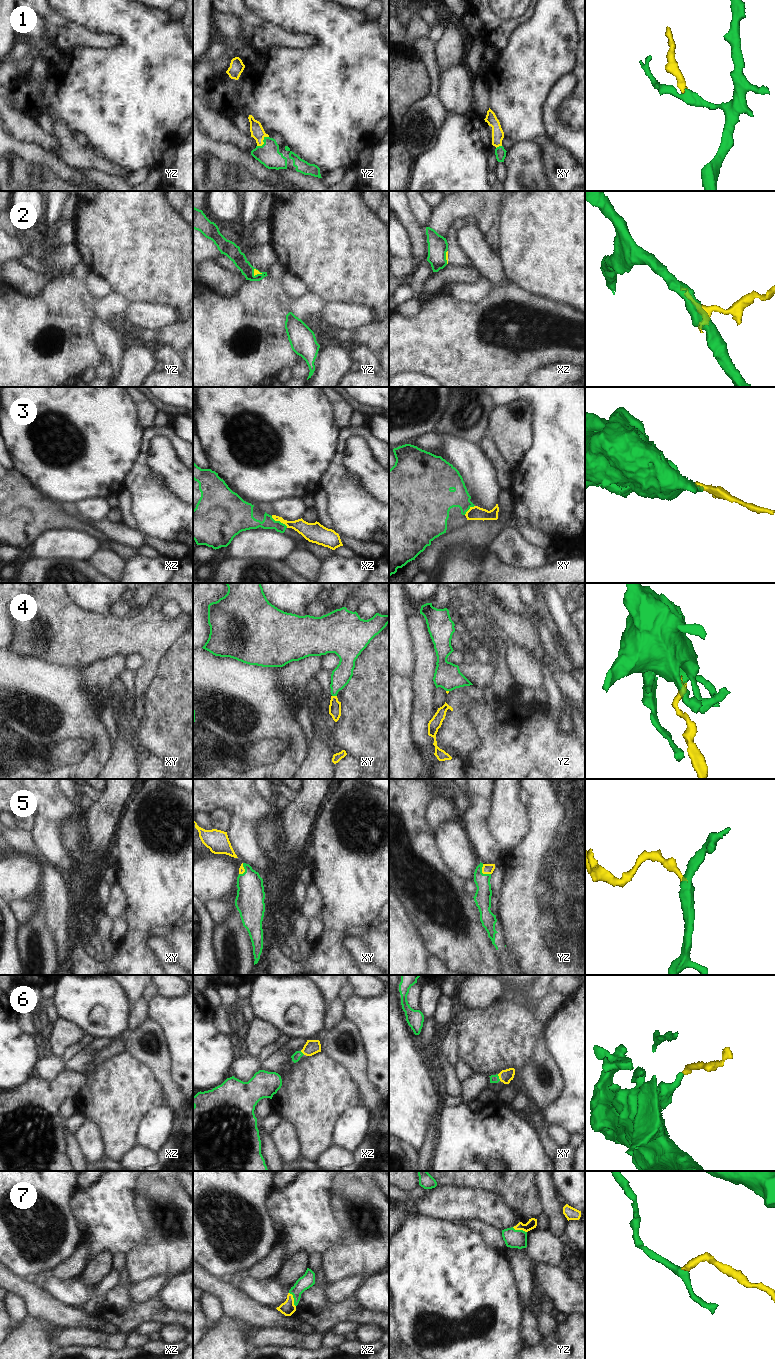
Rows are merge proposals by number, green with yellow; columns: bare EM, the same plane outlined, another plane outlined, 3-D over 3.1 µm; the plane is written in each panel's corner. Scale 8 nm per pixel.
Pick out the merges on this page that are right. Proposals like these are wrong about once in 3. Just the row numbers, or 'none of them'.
1, 4, 5, 6

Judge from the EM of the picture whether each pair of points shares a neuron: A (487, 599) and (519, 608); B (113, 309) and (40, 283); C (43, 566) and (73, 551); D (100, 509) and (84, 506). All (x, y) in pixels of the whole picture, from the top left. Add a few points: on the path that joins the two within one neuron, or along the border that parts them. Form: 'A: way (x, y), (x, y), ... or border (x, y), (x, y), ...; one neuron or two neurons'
A: border (488, 593), (497, 603), (515, 614); two neurons
B: border (51, 280), (40, 295), (26, 296); two neurons
C: border (35, 558), (77, 558), (81, 561); two neurons
D: way (96, 509), (88, 508); one neuron

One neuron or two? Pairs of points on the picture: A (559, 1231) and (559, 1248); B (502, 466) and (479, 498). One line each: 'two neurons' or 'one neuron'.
A: two neurons
B: two neurons

